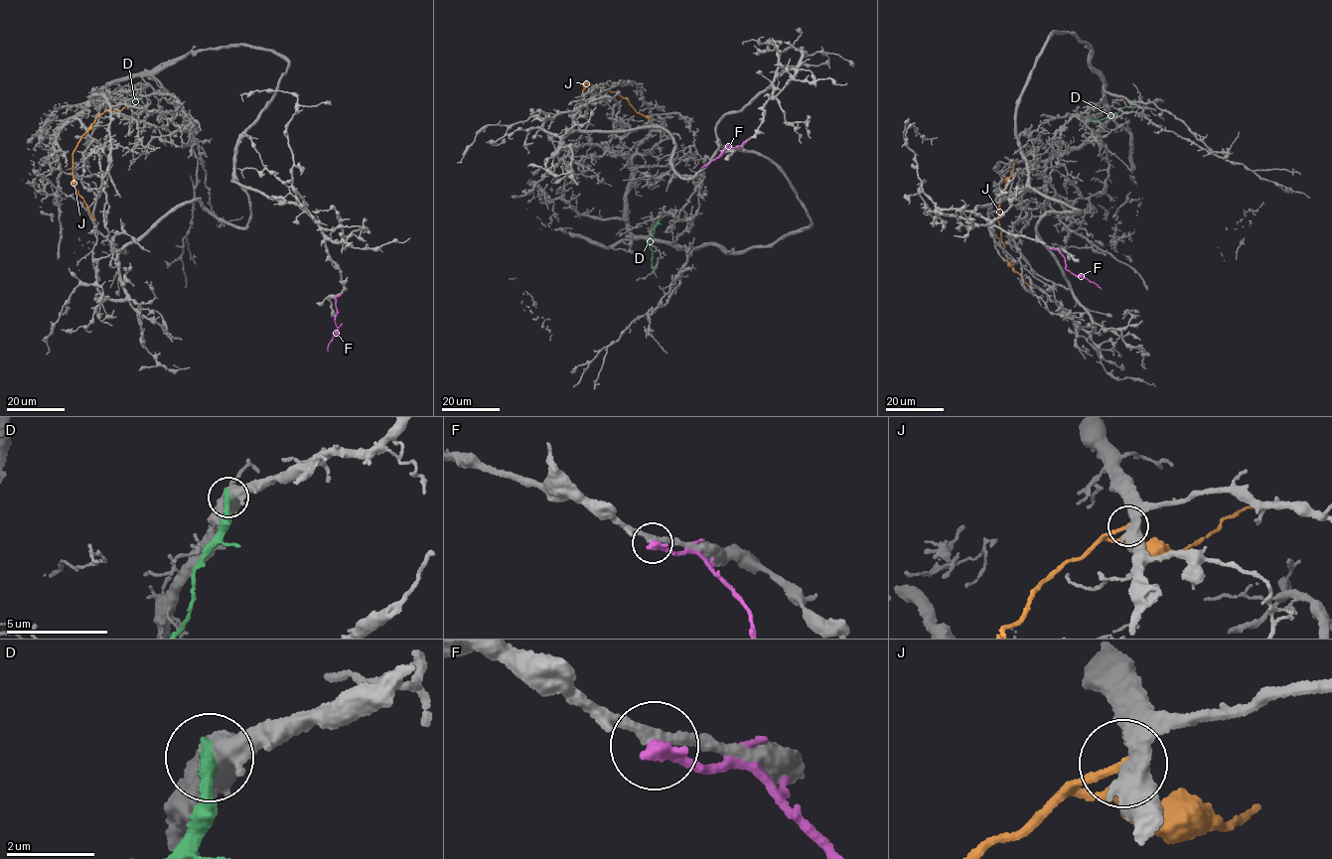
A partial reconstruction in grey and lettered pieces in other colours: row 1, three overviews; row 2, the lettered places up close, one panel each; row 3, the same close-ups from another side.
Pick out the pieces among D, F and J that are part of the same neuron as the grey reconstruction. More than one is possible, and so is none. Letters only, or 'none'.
none

